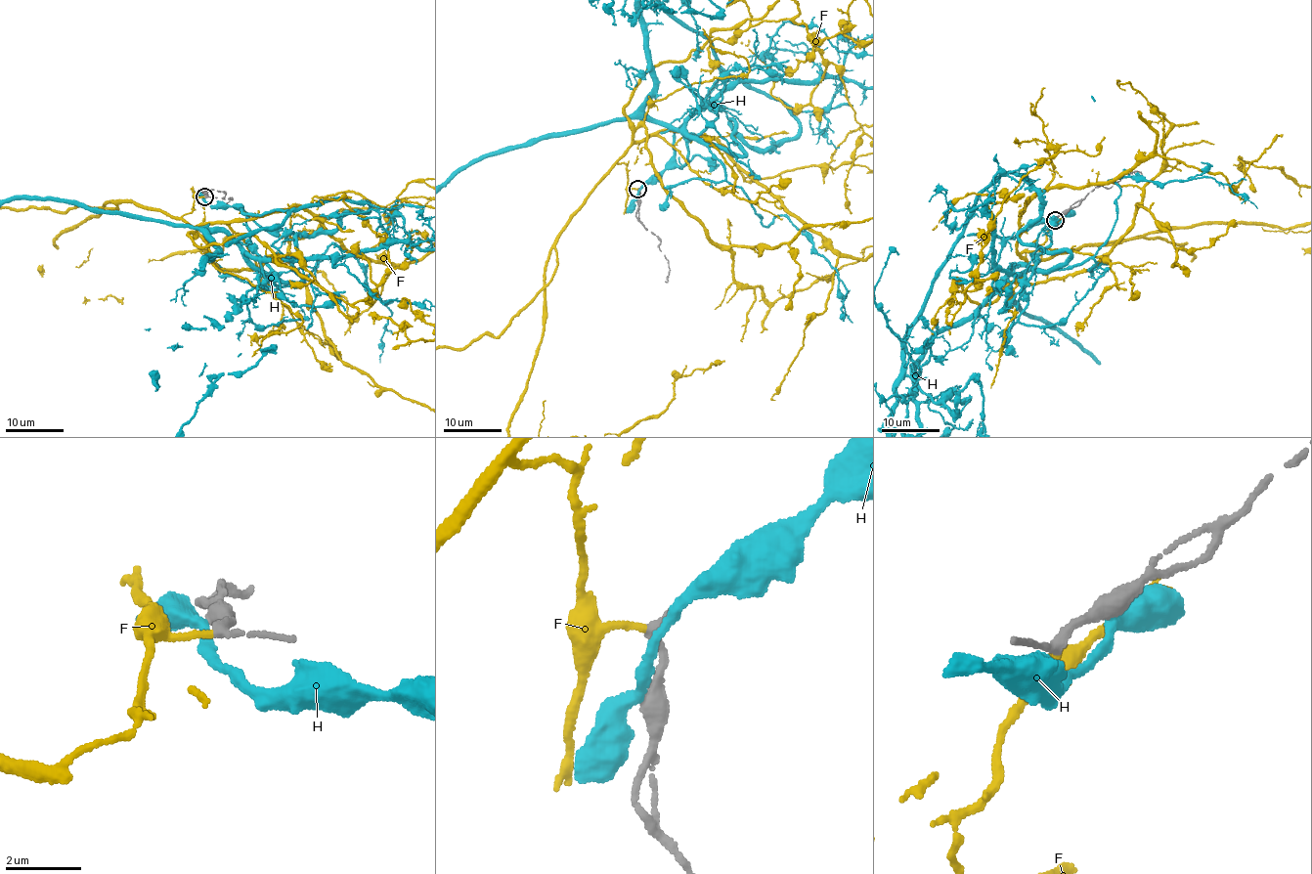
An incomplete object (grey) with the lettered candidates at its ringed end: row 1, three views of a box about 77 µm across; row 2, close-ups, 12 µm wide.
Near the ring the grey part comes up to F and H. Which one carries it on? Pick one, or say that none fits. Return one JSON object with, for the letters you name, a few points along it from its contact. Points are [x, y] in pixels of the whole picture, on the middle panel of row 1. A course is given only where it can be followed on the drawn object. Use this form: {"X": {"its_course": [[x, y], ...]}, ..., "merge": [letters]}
{"merge": ["F"]}

